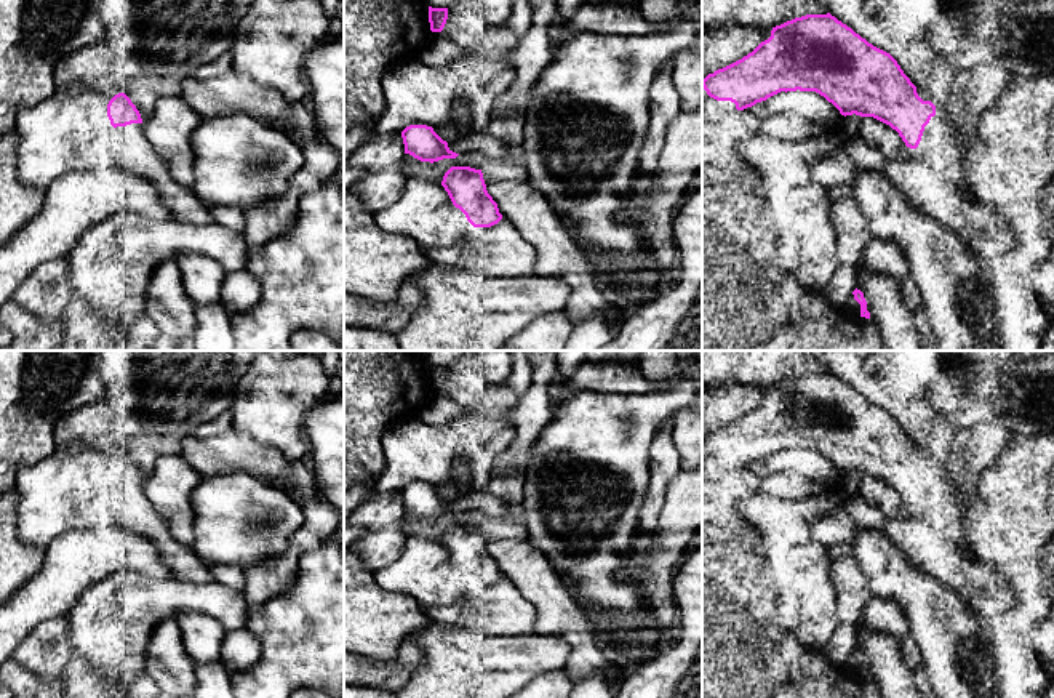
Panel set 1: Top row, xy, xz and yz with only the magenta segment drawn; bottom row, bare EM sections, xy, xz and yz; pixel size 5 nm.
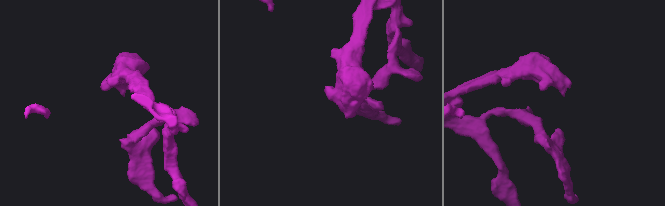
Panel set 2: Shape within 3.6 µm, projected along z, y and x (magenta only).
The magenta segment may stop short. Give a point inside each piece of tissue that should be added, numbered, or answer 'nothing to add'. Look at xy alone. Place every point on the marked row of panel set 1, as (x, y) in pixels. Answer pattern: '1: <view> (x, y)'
1: xy (131, 151)

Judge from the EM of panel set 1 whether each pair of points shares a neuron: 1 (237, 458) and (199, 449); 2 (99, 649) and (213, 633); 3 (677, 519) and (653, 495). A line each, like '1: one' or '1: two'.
1: one
2: two
3: two

